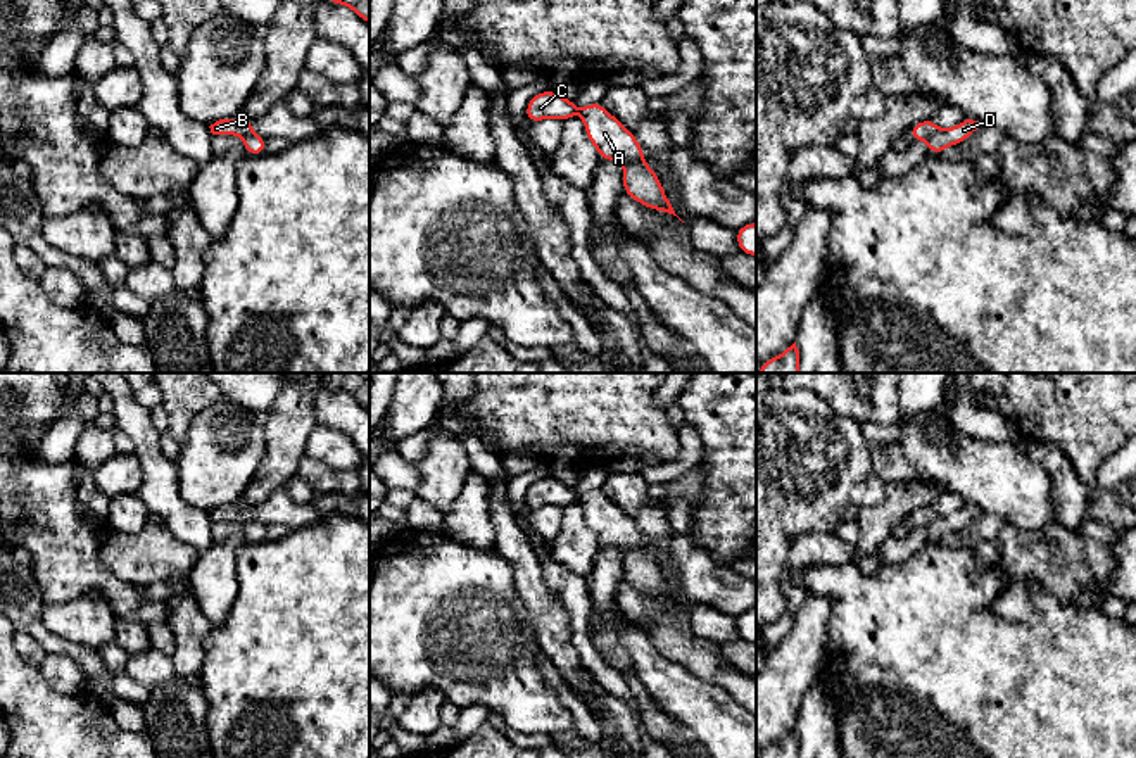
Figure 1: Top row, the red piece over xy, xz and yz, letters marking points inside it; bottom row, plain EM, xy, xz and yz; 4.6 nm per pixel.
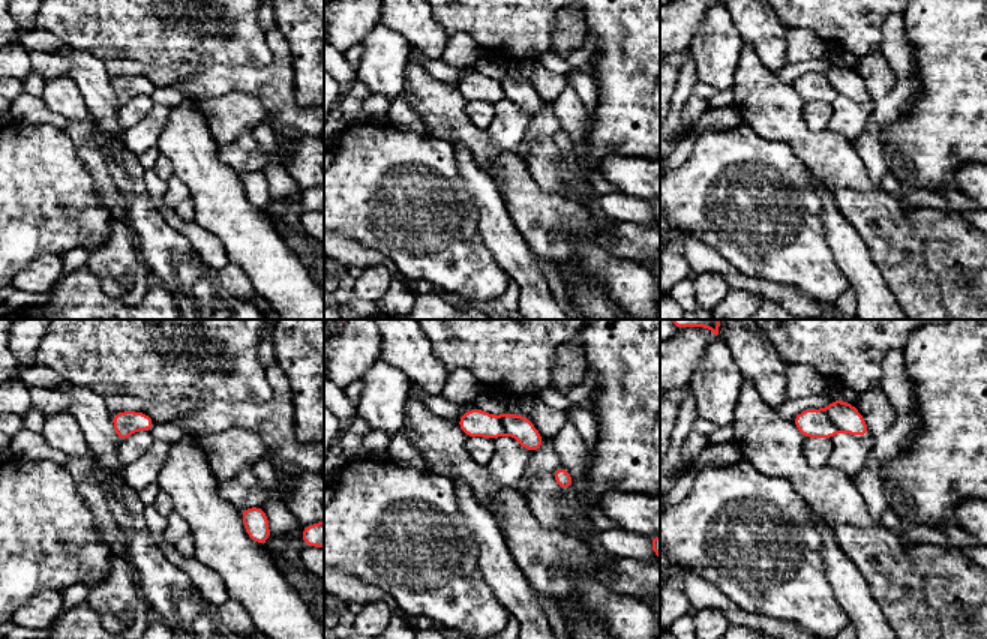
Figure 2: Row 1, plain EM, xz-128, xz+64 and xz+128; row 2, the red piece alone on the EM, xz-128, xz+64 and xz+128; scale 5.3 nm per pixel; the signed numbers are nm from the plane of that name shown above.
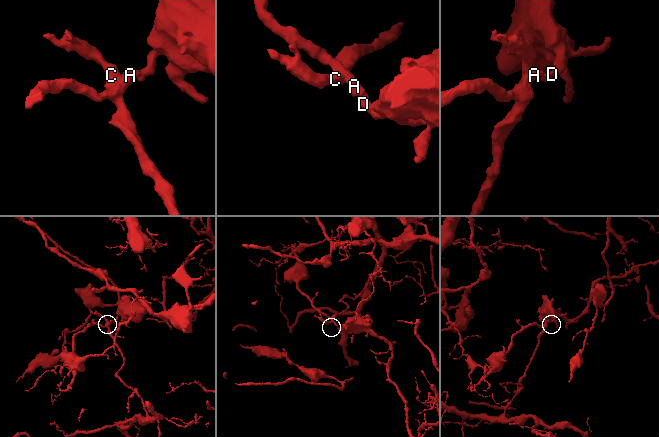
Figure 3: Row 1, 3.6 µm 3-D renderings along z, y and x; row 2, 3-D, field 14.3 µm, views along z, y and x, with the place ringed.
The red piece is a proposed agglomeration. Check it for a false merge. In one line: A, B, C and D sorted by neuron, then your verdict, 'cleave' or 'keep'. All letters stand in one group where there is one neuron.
A B C / D | cleave

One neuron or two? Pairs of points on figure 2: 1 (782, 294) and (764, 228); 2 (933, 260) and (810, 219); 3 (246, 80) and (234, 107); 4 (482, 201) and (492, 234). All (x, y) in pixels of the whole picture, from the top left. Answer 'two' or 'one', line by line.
1: two
2: two
3: two
4: one

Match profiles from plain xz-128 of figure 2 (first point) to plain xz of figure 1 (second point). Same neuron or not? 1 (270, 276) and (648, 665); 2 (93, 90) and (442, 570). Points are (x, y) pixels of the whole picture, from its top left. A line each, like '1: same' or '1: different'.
1: same
2: different

